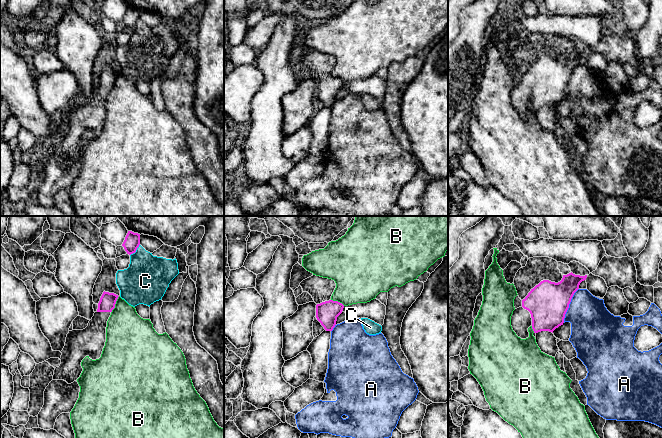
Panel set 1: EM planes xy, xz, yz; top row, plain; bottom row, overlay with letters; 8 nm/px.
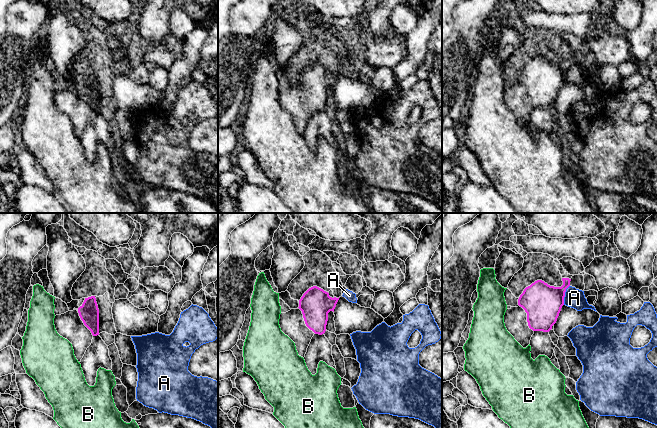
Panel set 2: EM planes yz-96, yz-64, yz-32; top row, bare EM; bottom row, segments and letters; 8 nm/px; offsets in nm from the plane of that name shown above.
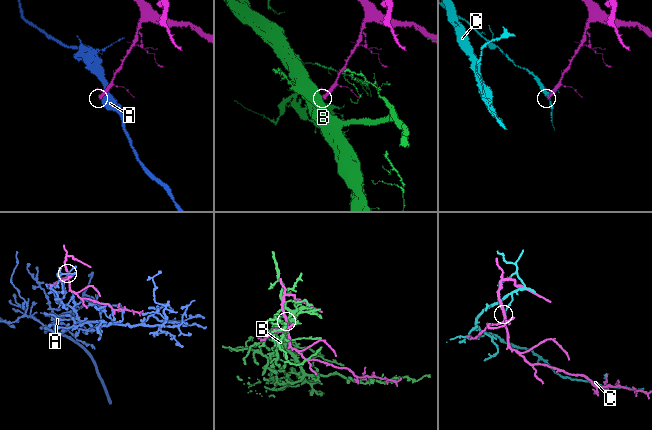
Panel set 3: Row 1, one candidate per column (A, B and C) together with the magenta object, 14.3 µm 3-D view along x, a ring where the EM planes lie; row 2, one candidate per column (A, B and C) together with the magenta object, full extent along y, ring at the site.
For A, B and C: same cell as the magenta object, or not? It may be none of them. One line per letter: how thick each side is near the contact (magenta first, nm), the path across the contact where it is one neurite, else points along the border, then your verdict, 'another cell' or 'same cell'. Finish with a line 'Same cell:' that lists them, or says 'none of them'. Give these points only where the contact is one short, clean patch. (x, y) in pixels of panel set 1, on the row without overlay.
A: 320/360 nm | another cell
B: 130/340 nm | along xy (119, 72), (111, 88) | another cell
C: 130/360 nm | another cell
Same cell: none of them

